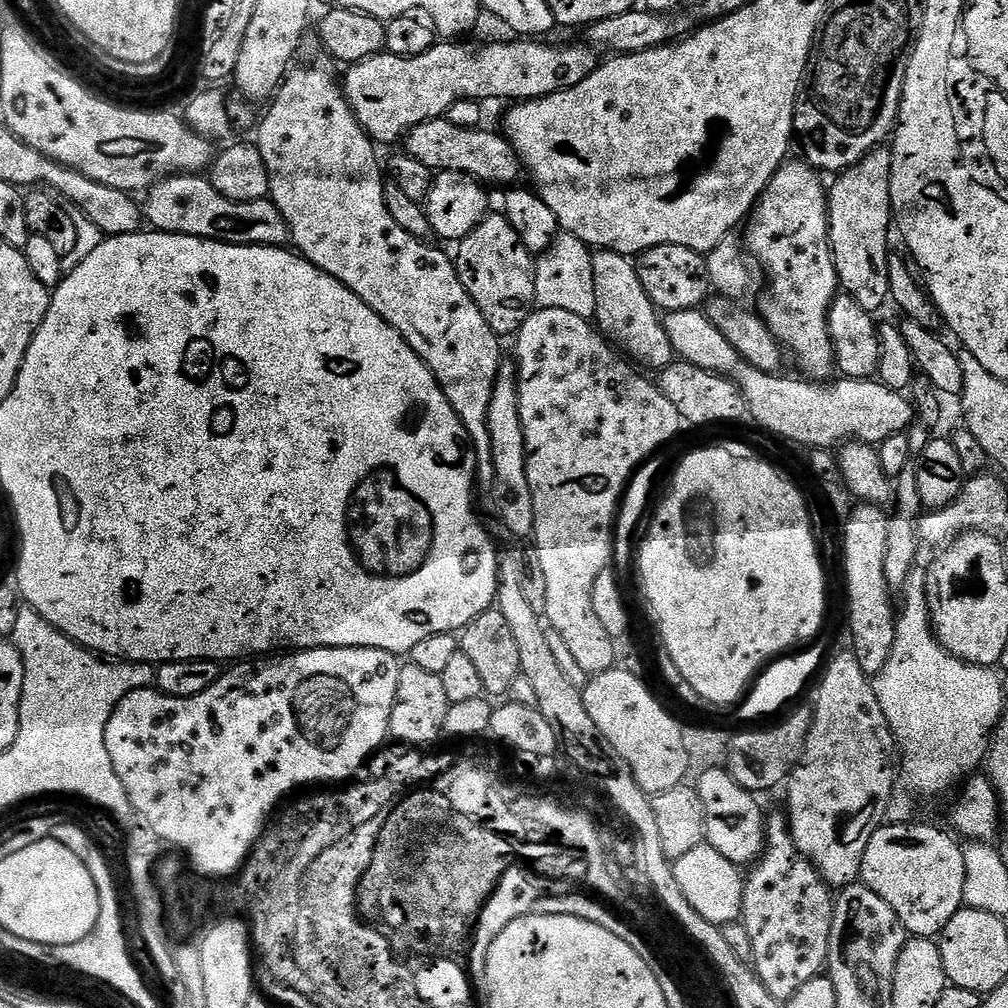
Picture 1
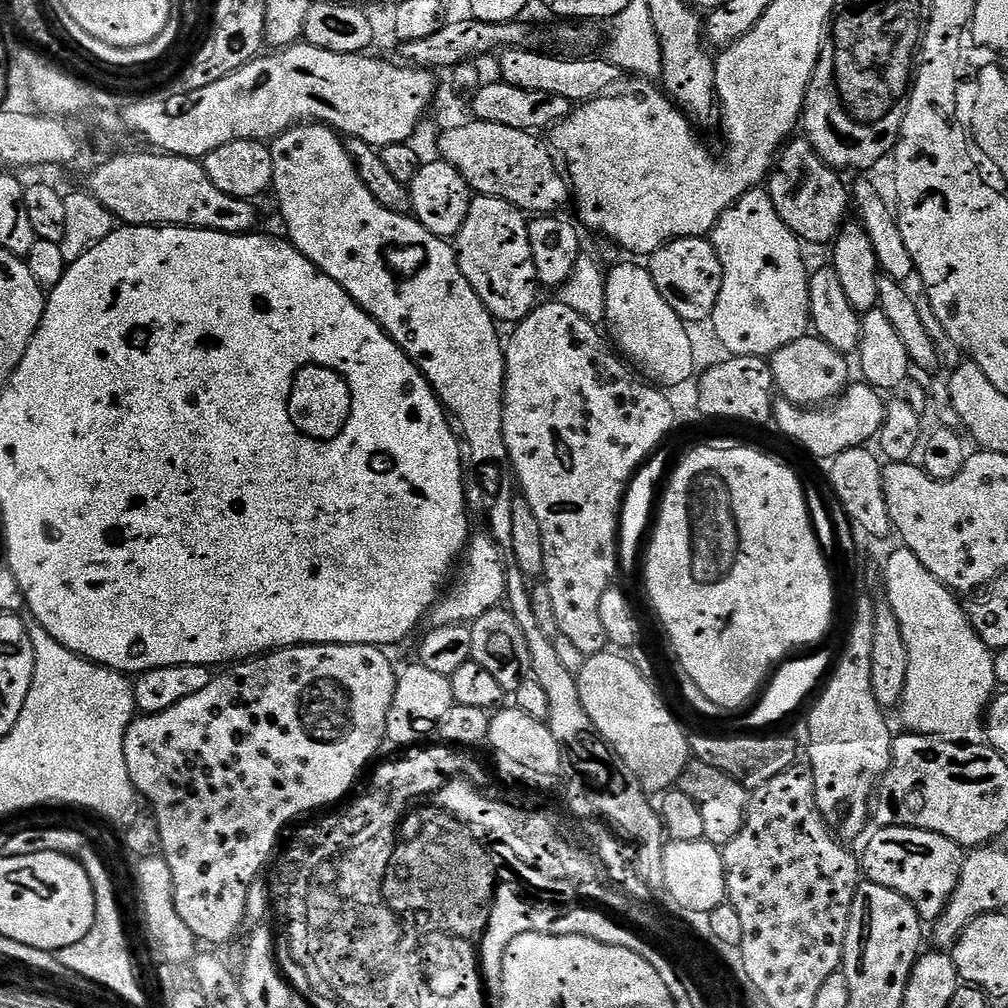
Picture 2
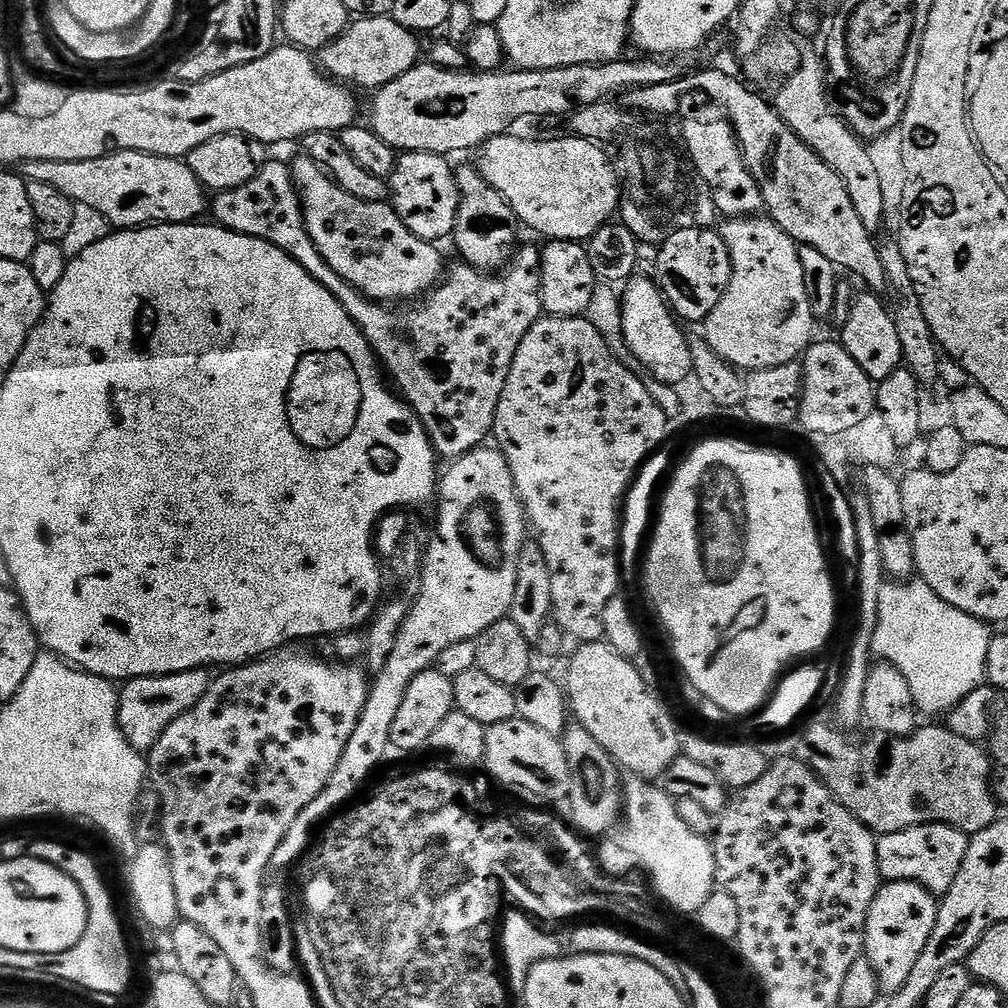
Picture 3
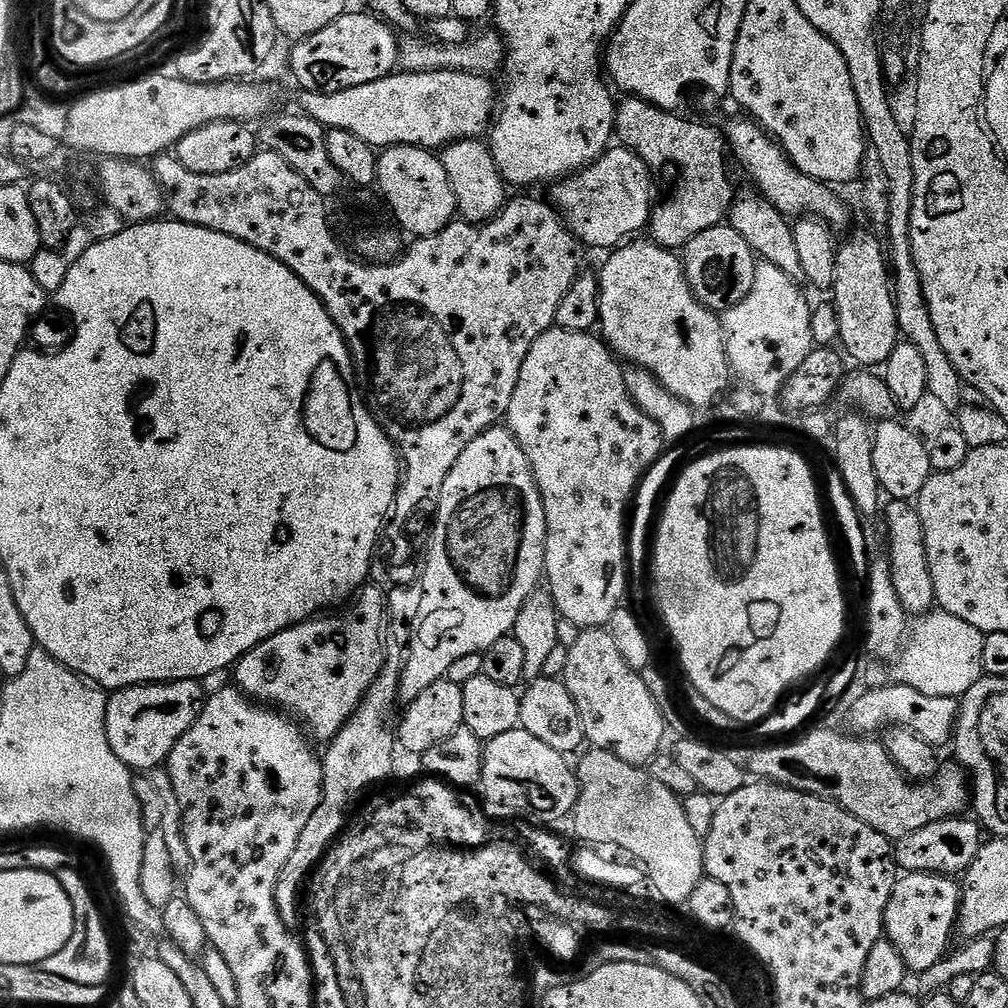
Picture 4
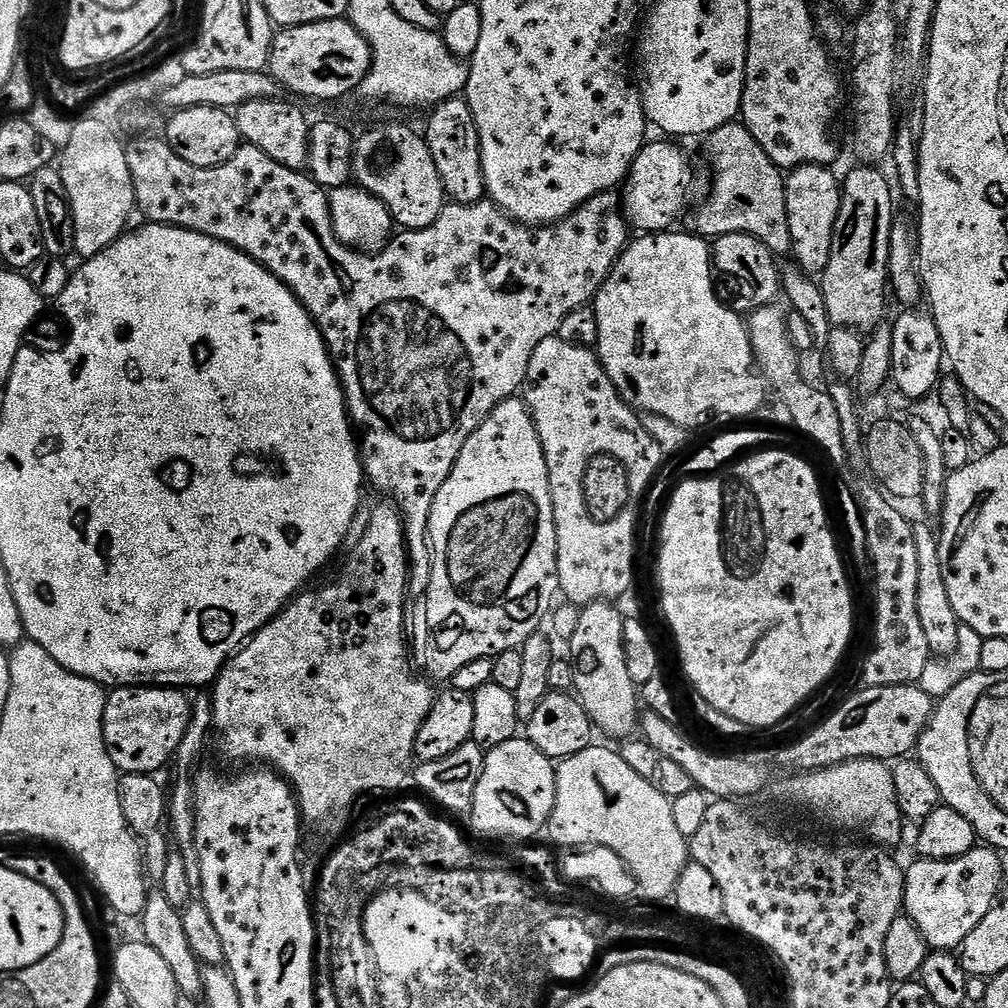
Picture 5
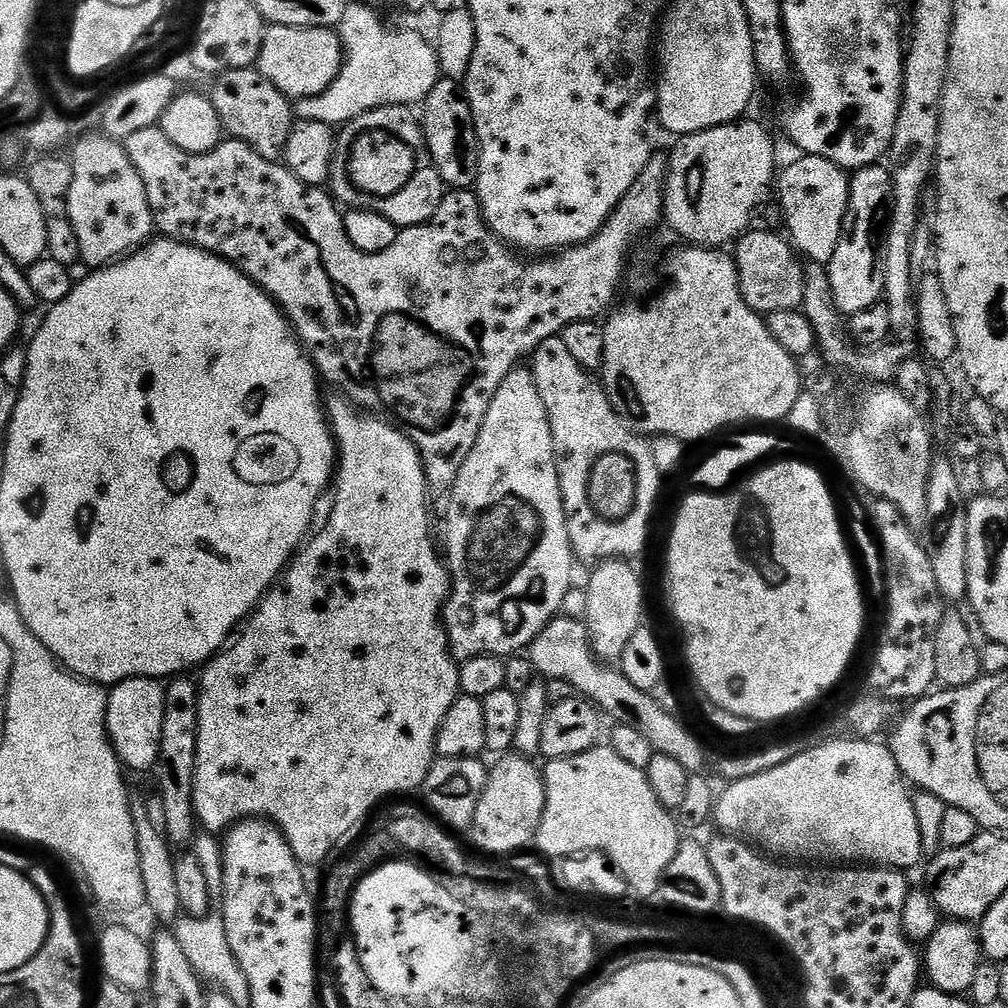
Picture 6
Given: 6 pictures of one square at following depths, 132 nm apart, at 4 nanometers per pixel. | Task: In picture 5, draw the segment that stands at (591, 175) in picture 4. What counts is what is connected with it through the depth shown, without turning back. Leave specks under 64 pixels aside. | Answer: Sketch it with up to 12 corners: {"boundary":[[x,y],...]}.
{"boundary":[[645,143],[622,188],[640,234],[669,231],[696,196],[679,143]]}

